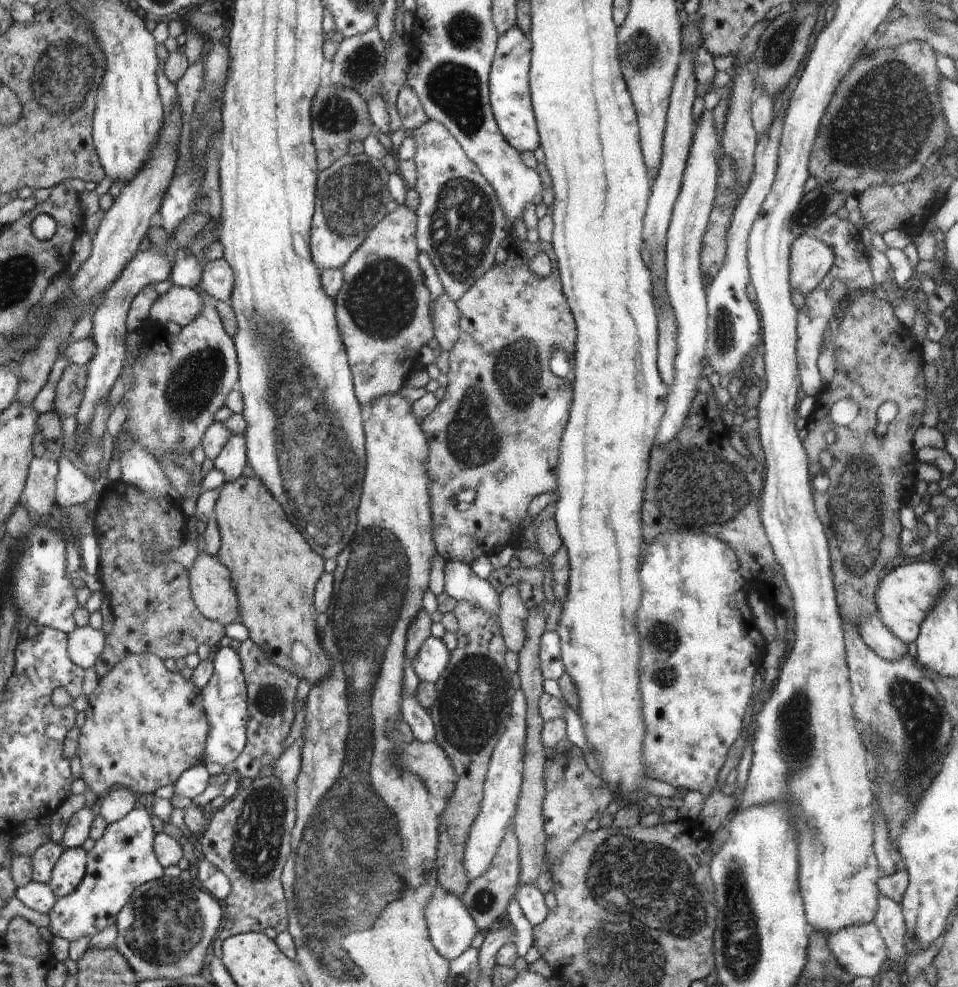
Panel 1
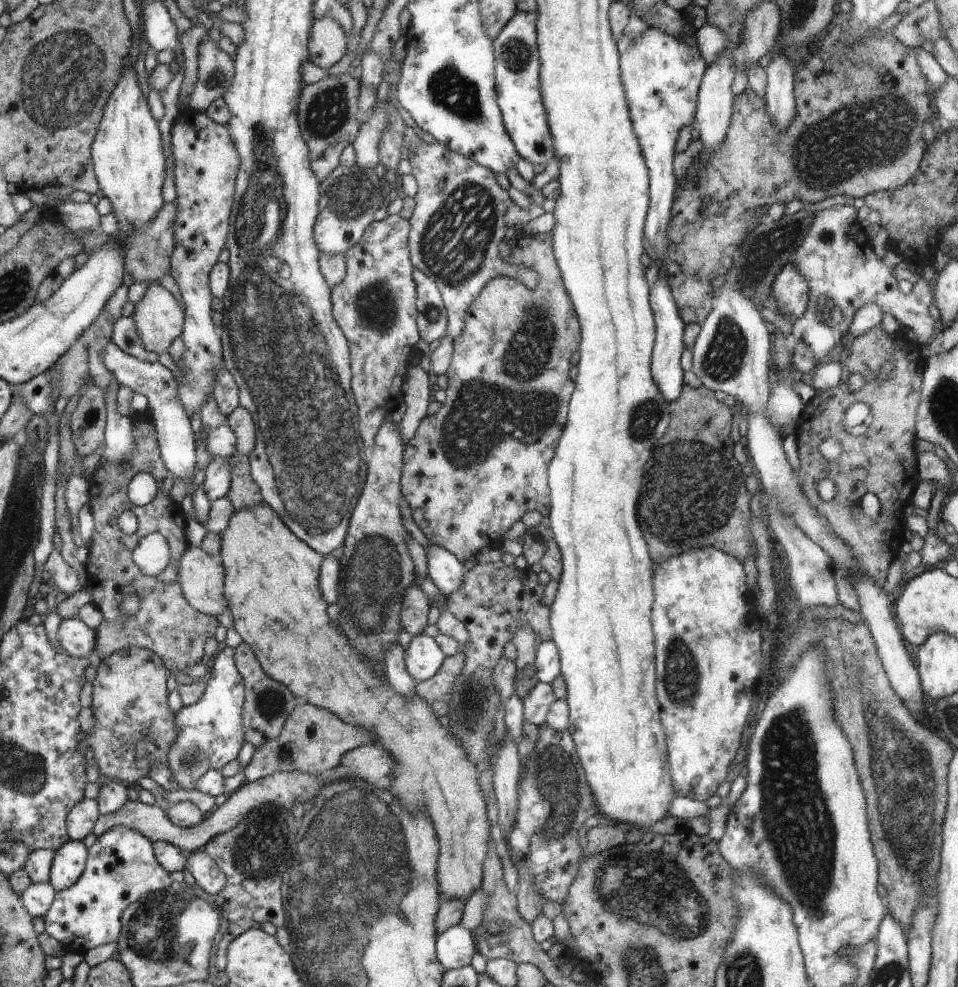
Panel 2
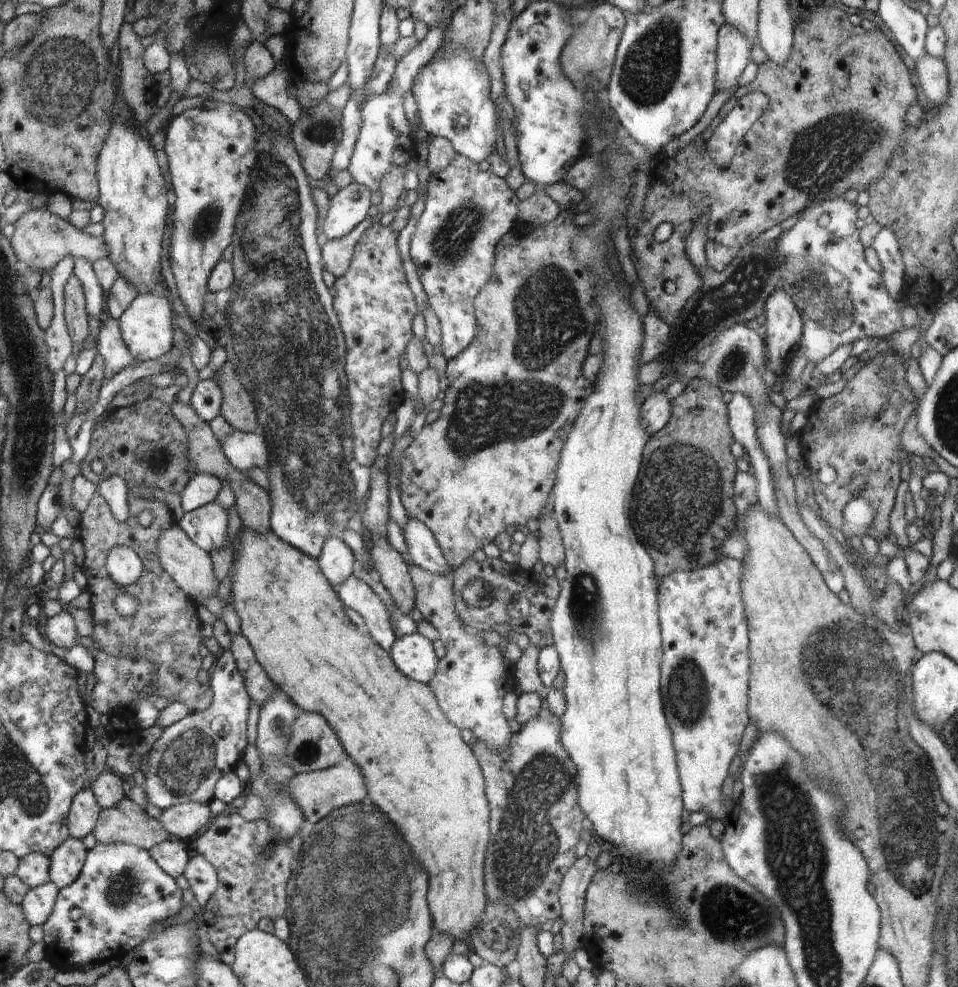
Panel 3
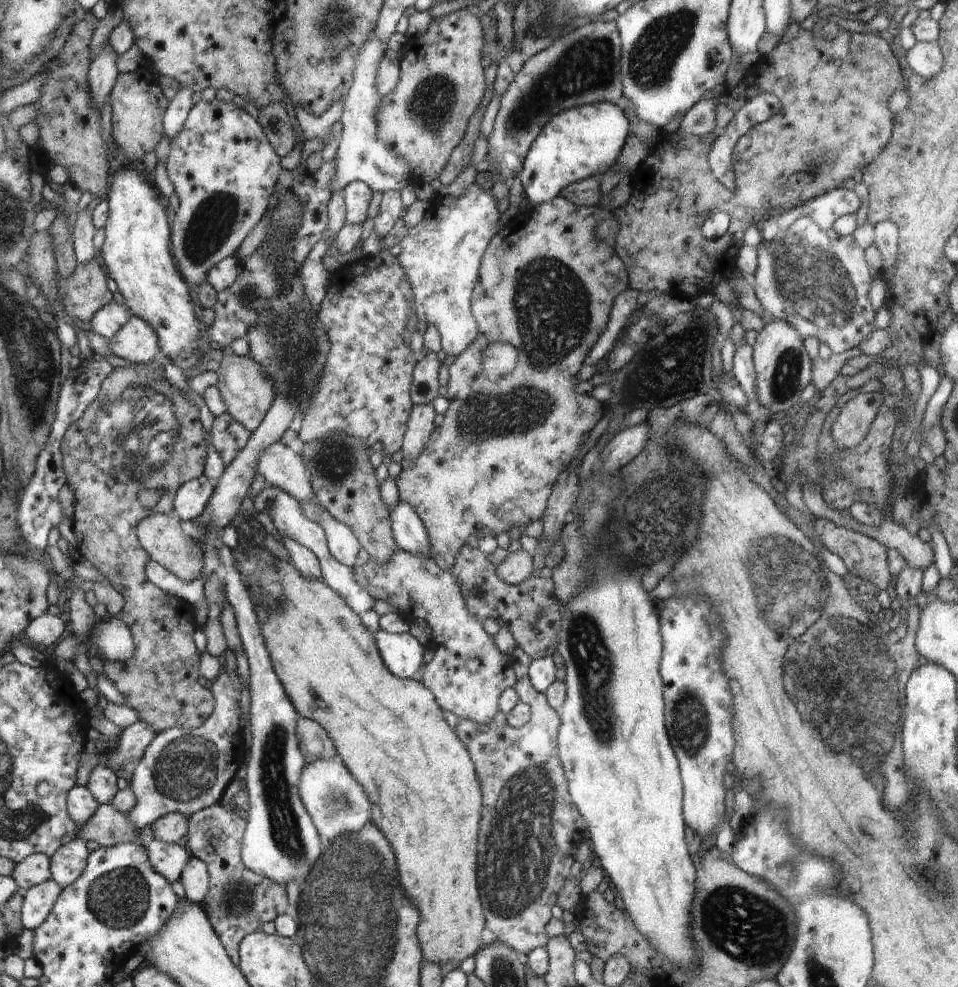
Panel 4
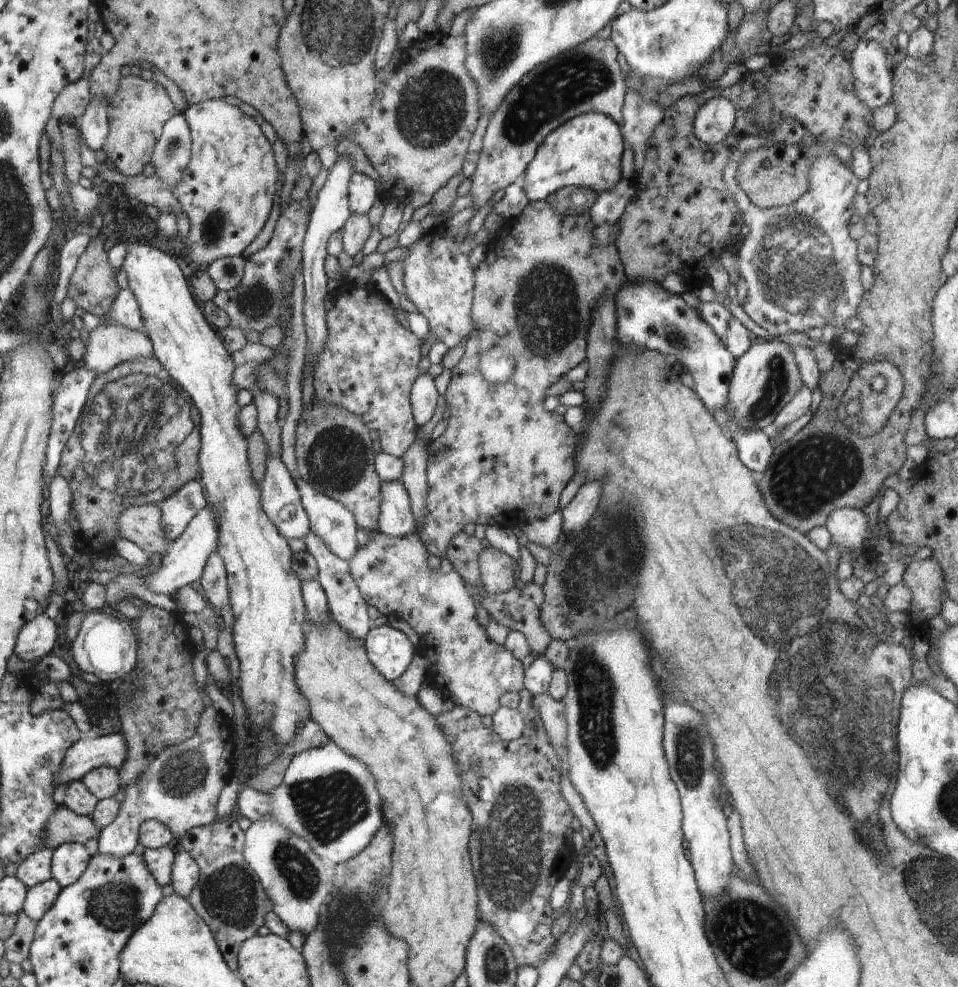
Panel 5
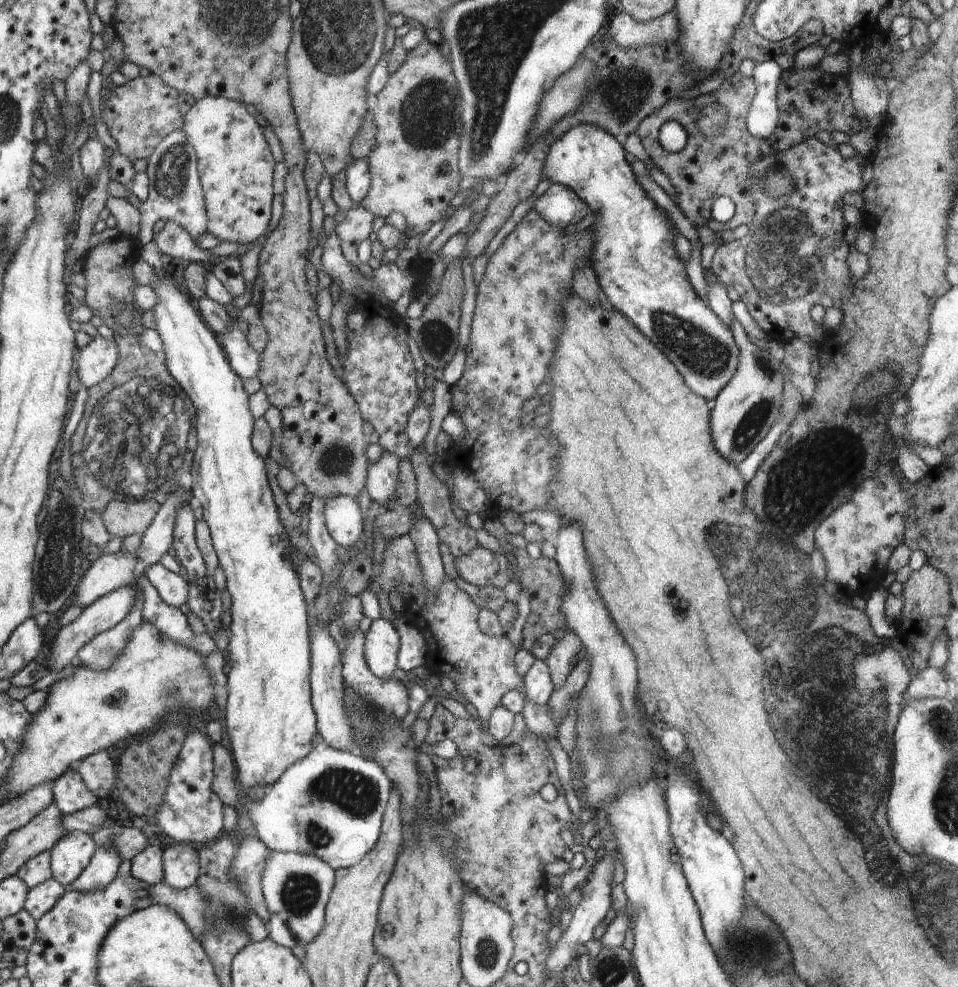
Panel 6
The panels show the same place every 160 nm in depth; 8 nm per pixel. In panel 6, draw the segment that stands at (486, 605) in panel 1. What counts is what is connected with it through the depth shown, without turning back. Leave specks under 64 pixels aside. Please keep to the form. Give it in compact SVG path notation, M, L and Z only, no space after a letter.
M384 451L368 470L368 494L372 501L378 502L381 506L390 500L390 495L394 492L400 461L399 456Z

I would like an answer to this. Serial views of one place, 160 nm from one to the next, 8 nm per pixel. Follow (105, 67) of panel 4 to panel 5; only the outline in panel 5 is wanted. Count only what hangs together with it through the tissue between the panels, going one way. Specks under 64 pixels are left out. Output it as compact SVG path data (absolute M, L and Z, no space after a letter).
M94 99L82 116L79 116L79 128L82 140L90 150L102 150L109 133L107 116L108 102Z

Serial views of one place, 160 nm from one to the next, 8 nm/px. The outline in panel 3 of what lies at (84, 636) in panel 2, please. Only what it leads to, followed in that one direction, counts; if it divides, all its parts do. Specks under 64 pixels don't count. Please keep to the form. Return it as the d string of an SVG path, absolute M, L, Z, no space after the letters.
M62 611L52 618L42 617L38 623L40 629L46 633L48 640L58 646L58 648L75 649L81 652L78 647L80 638L77 623L70 612Z

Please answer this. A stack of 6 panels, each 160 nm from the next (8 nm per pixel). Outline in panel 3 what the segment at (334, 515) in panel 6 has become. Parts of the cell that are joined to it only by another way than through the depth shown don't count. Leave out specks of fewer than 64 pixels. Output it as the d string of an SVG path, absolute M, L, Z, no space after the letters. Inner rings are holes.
M234 430L222 442L221 448L236 470L246 471L250 468L268 470L269 453L266 452L266 444L259 432L244 433ZM334 535L327 540L318 561L324 577L337 591L338 586L353 574L355 554L340 537Z

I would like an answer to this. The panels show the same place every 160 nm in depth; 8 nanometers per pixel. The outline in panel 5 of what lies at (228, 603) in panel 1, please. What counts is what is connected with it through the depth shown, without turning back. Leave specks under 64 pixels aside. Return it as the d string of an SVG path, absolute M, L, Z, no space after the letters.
M132 505L118 520L120 536L134 542L148 556L166 552L170 546L164 530L163 511L159 505Z

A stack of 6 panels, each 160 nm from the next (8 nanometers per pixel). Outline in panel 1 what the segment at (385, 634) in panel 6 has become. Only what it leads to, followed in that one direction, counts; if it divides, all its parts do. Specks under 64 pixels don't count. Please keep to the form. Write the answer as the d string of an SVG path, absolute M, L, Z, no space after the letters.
M431 636L423 644L419 654L411 662L416 676L421 681L435 683L447 670L451 652L442 639Z

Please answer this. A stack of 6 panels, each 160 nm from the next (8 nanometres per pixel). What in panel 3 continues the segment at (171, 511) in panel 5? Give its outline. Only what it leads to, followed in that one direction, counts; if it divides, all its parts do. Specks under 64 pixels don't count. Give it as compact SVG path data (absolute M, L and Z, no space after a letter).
M193 474L190 482L180 494L185 513L192 513L208 503L214 503L223 482L210 474Z

